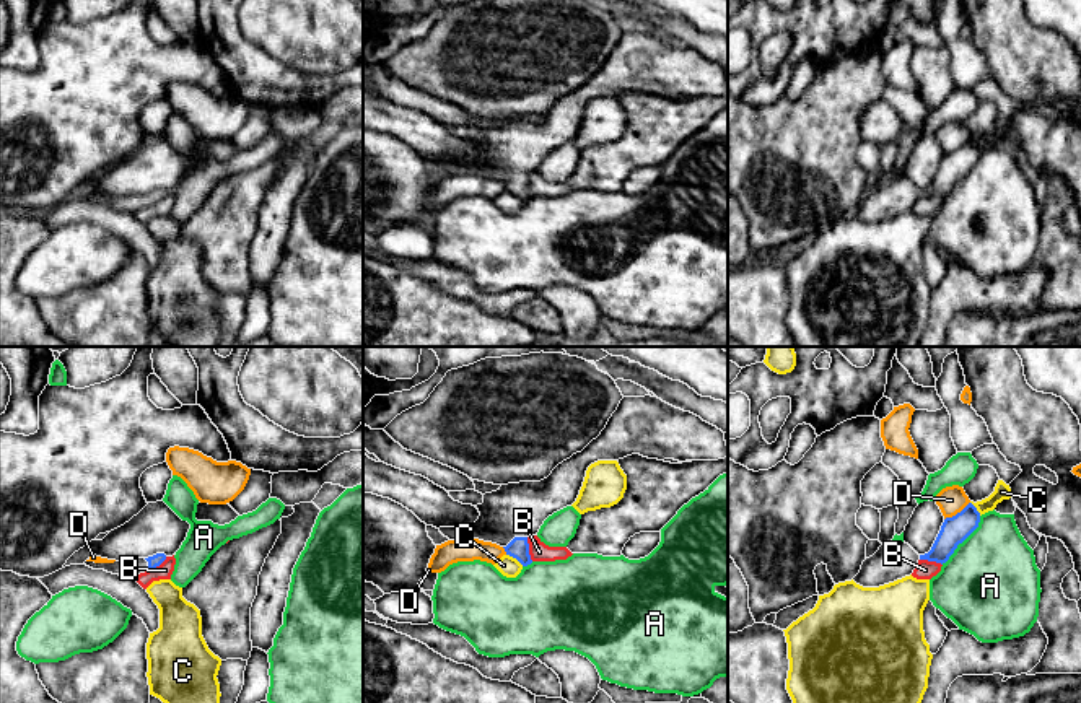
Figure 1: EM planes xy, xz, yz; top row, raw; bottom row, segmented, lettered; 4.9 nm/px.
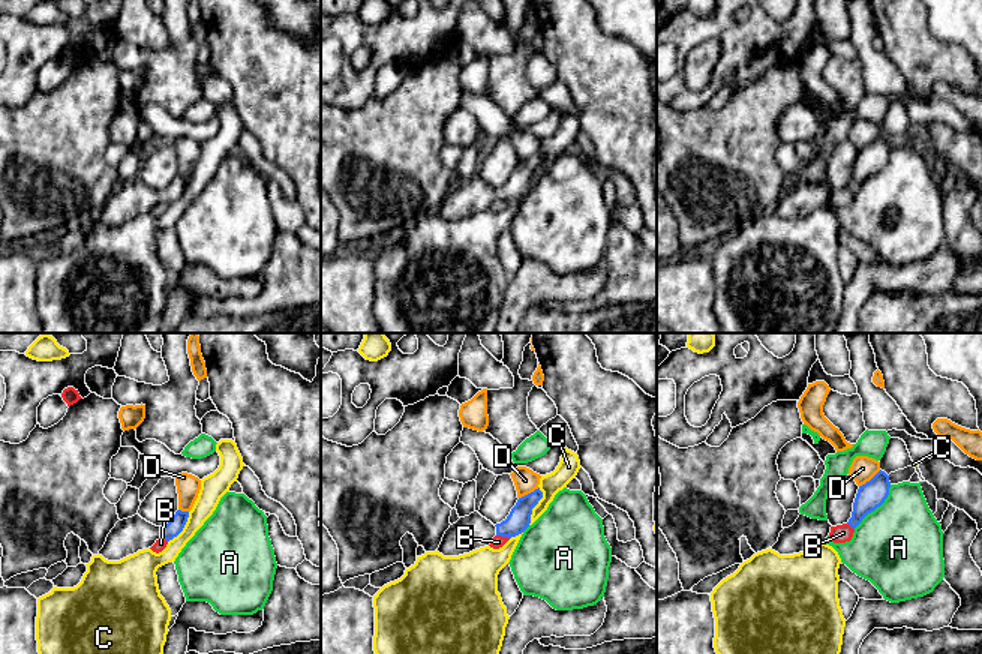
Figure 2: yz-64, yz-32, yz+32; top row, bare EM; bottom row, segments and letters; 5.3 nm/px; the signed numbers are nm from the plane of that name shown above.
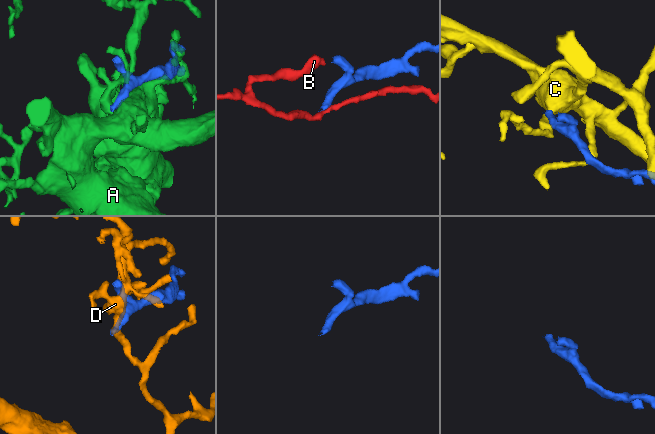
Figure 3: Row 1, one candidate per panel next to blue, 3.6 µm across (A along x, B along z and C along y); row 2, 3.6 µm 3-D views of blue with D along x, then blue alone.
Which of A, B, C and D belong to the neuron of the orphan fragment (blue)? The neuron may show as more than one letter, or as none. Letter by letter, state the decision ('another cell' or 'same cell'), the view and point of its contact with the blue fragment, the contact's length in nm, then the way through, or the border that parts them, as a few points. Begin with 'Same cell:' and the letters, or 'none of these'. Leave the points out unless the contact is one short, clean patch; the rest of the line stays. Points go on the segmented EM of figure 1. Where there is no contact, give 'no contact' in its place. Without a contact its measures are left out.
Same cell: none of these
A: another cell; contact yz (962, 541); length 300 nm
B: another cell; contact xz (528, 549); length 120 nm; border xz (526, 537), (533, 560)
C: another cell; contact xz (515, 557); length 110 nm; border xz (507, 554), (523, 565)
D: another cell; contact yz (958, 513); length 160 nm

